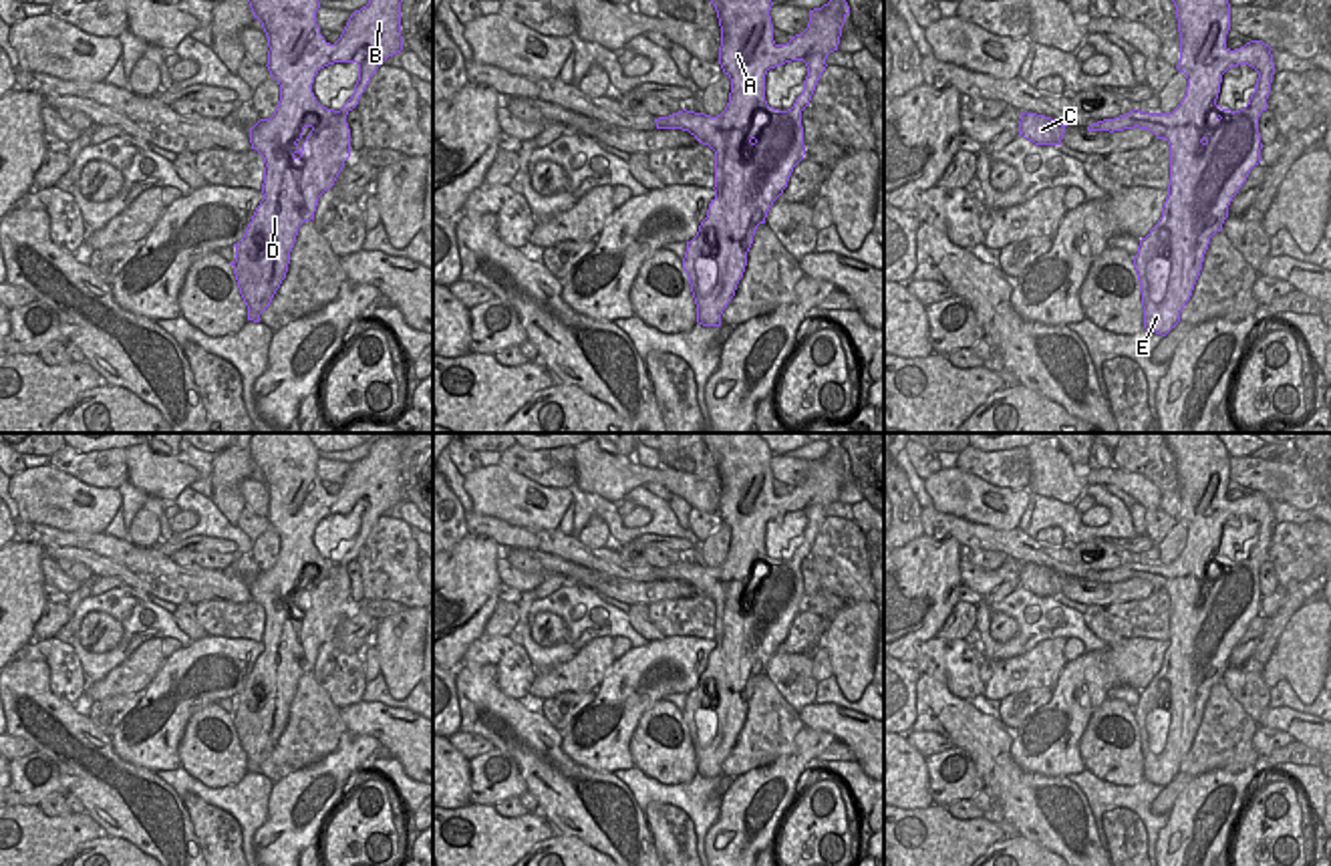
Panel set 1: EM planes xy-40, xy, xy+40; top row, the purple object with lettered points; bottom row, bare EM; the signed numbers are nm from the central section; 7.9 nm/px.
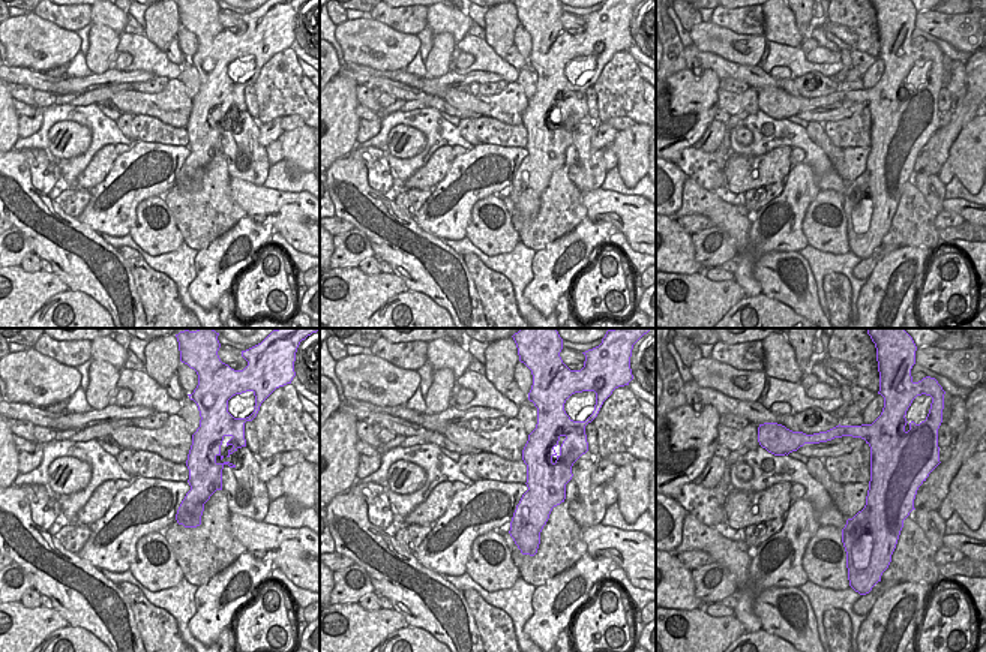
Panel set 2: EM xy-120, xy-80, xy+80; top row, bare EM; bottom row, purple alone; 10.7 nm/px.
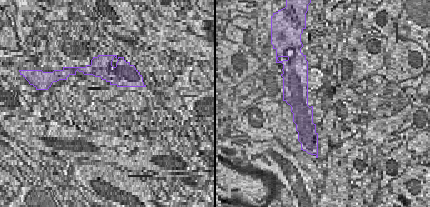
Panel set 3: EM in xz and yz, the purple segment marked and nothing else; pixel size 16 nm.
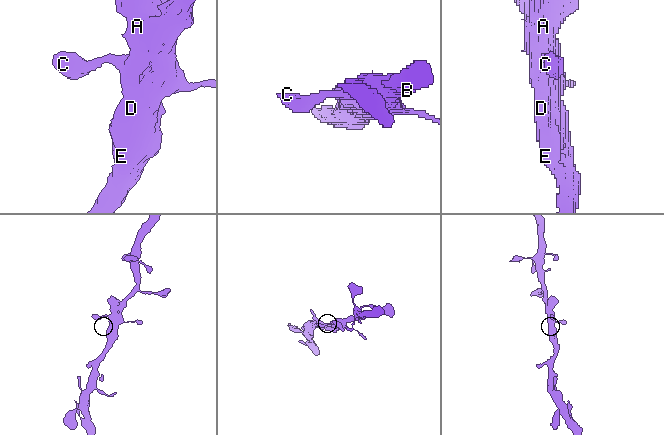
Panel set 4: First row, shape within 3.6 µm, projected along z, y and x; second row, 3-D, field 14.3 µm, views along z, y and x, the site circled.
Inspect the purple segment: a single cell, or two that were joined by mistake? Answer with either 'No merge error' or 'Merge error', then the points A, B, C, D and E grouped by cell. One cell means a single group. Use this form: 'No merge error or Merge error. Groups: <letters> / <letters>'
No merge error. Groups: A B C D E

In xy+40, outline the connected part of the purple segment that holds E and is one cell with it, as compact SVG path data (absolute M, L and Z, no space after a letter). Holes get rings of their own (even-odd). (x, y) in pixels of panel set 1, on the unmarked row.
M1164 433L1164 437L1176 457L1180 483L1180 512L1176 520L1188 530L1184 550L1172 564L1134 560L1087 578L1087 582L1110 584L1140 578L1152 582L1158 590L1166 590L1170 596L1170 636L1162 669L1140 691L1134 707L1144 779L1162 787L1180 773L1180 763L1192 747L1210 689L1222 681L1232 648L1246 632L1250 620L1261 614L1259 568L1269 558L1267 550L1275 526L1273 499L1263 491L1250 491L1234 501L1226 497L1230 455L1216 433ZM1238 516L1248 516L1259 524L1254 544L1244 560L1222 560L1216 554L1222 526Z

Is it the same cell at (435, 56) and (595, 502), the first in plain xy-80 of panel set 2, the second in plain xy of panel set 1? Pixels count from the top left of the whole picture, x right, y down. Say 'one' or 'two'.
two

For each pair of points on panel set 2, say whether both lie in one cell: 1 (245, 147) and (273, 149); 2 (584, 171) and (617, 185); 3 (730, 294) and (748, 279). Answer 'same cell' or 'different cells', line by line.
1: different cells
2: different cells
3: different cells

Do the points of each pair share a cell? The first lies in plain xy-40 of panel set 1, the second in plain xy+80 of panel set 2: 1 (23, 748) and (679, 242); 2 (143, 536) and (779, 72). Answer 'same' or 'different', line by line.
1: different
2: same

